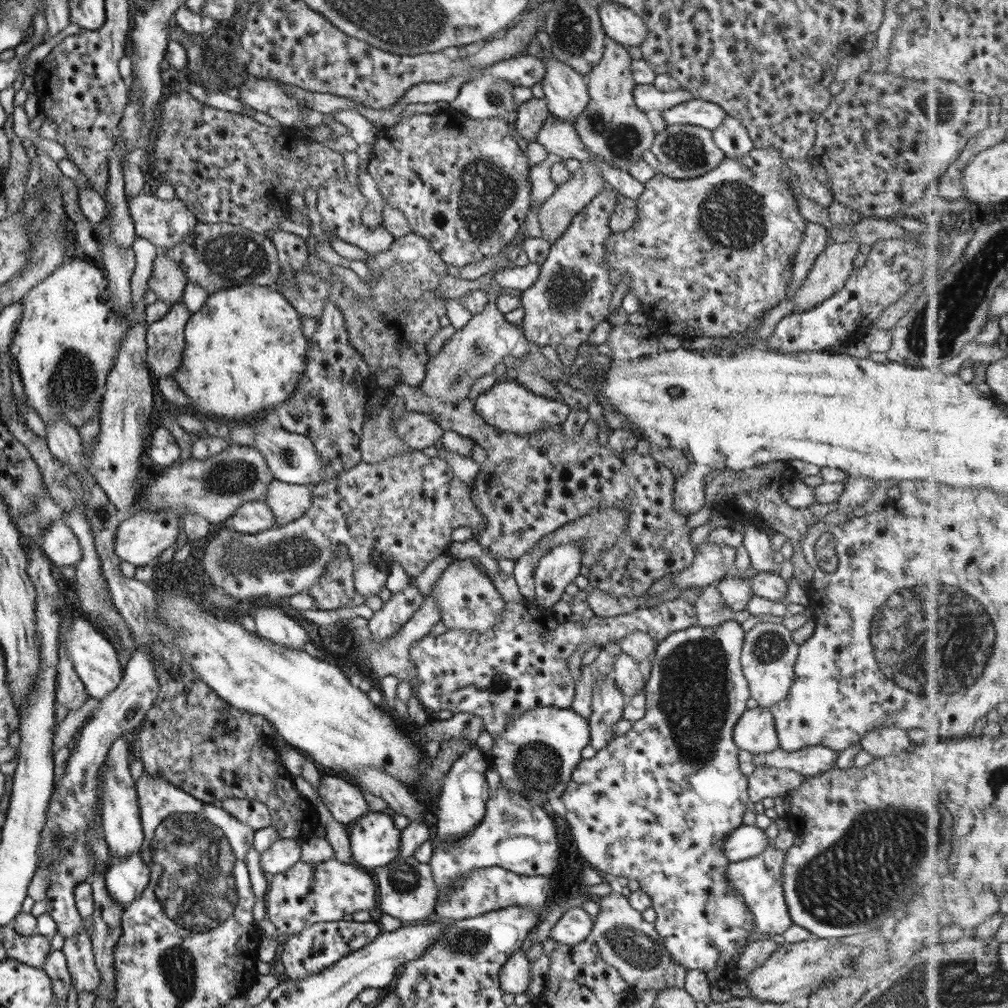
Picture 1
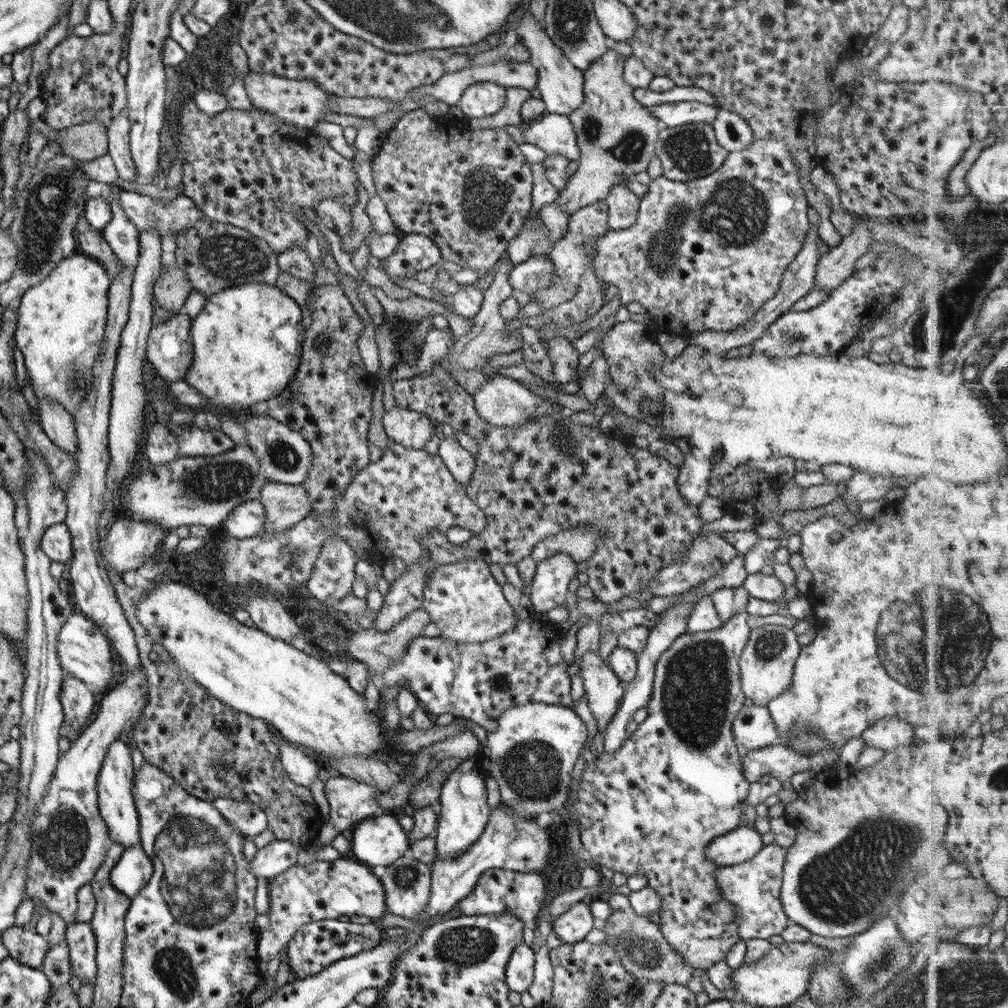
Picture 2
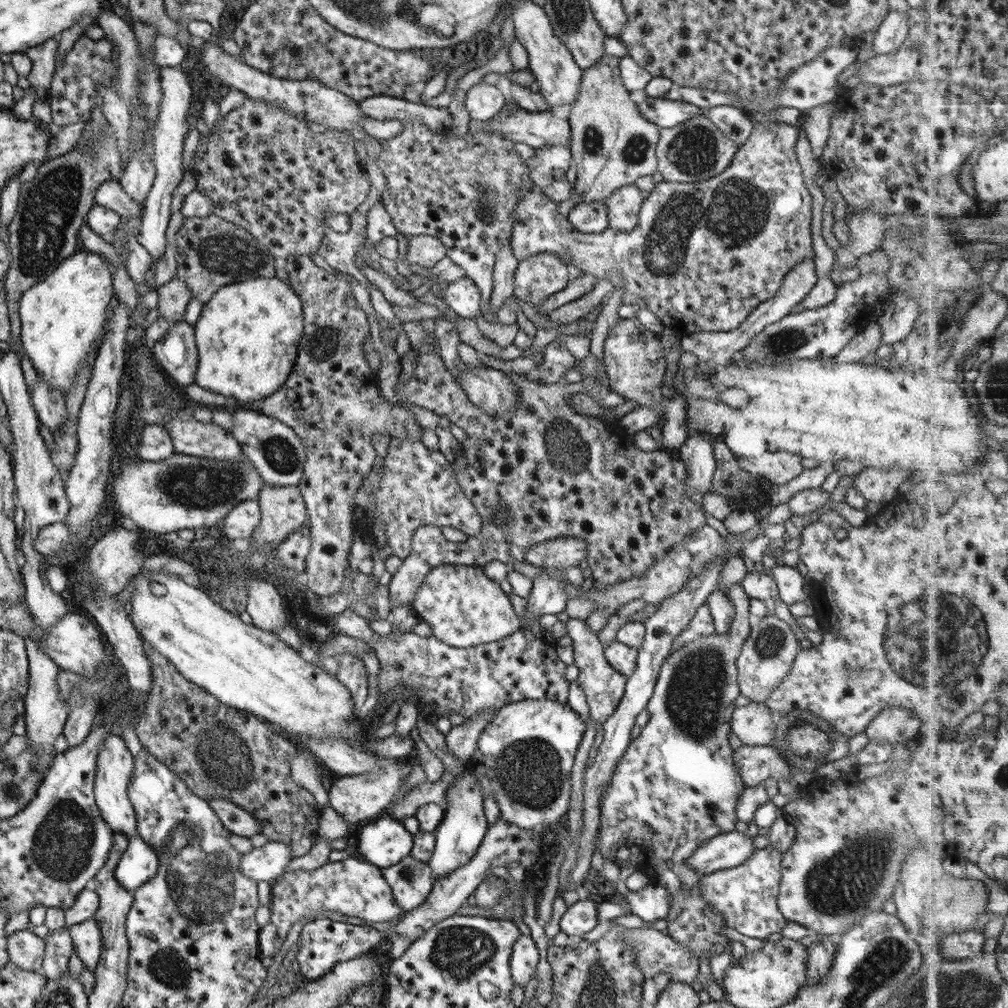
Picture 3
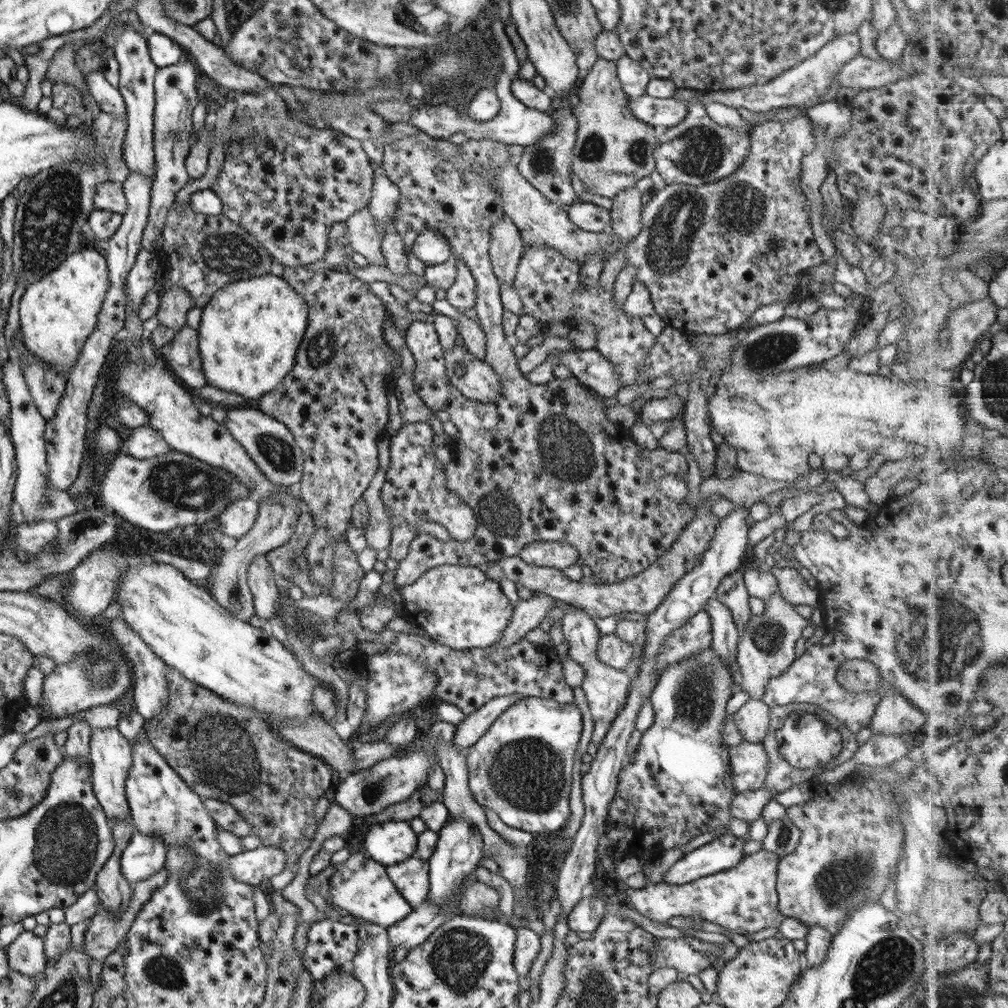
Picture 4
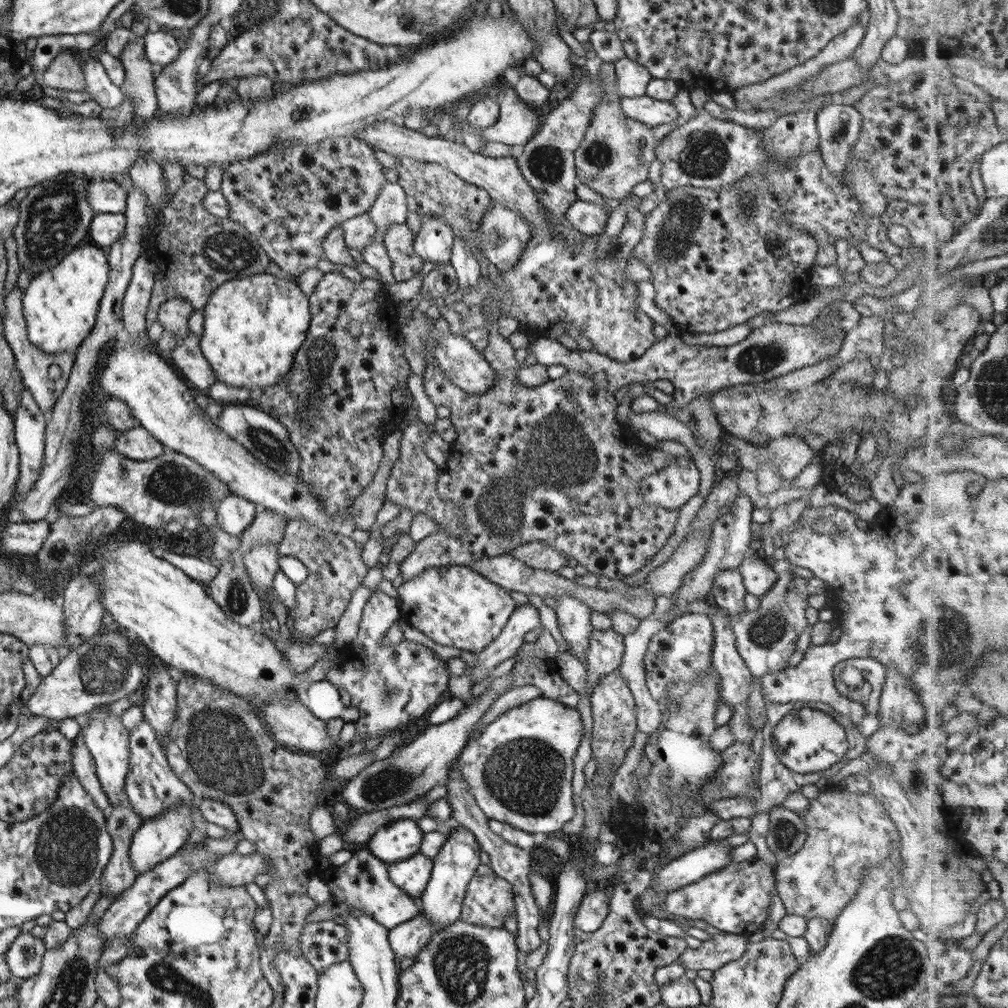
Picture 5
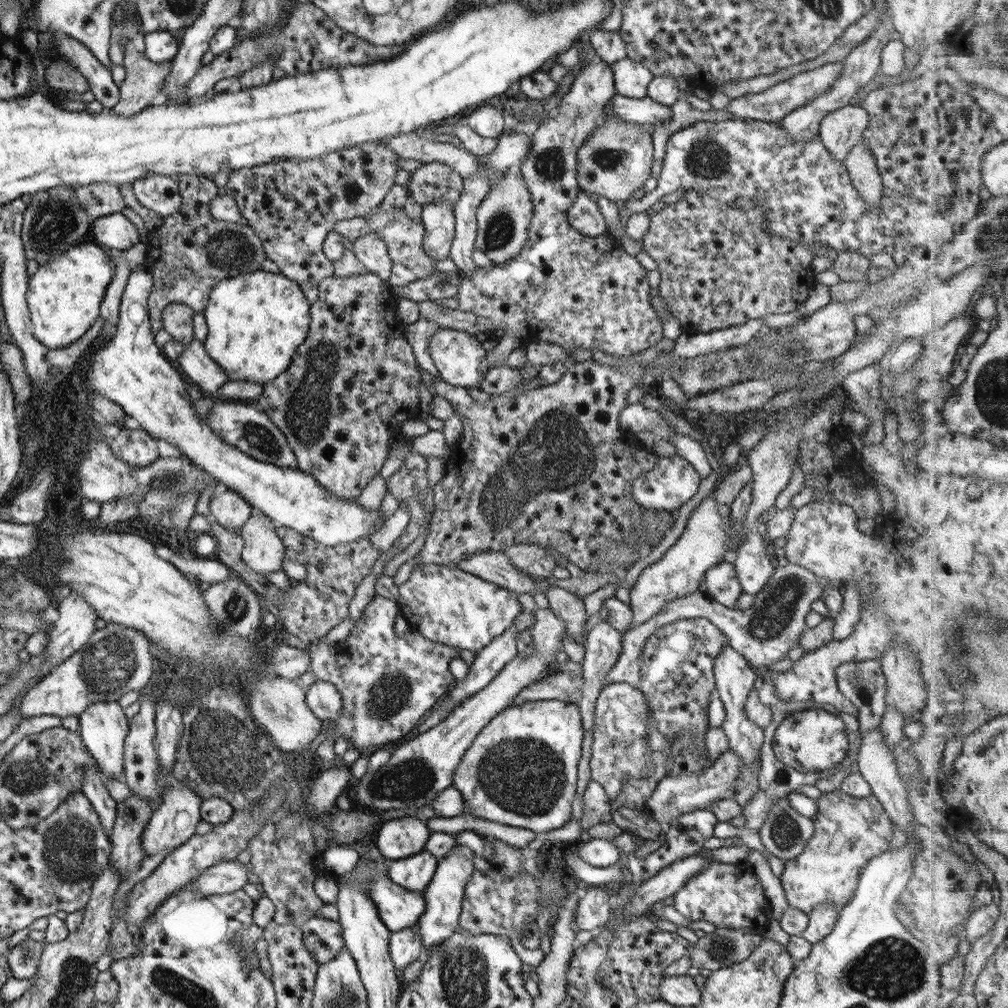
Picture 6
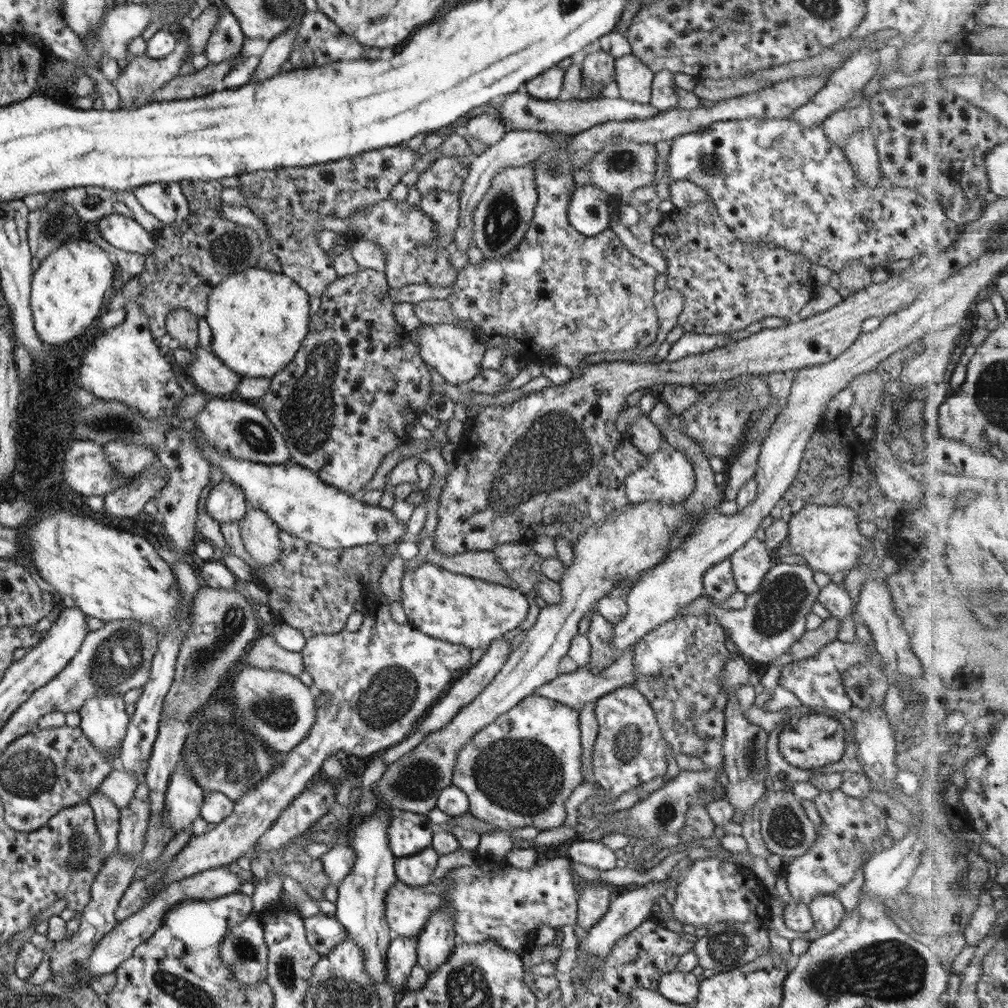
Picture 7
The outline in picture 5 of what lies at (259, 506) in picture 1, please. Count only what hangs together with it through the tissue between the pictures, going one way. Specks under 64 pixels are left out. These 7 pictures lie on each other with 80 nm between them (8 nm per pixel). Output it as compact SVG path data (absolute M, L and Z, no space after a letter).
M230 493L215 506L215 522L221 531L239 536L251 524L257 509L249 500Z

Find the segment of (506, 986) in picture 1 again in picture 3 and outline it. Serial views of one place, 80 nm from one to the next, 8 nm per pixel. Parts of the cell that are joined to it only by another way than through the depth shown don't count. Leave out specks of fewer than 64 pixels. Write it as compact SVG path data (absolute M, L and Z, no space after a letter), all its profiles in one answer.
M520 935L512 946L509 958L509 973L513 984L525 986L536 970L539 953L531 936Z

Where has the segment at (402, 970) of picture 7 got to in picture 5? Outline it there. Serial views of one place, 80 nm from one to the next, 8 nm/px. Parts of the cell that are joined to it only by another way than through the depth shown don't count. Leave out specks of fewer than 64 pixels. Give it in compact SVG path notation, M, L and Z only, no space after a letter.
M423 912L388 930L389 948L397 962L401 957L415 957L417 952L425 948L431 937L431 925Z

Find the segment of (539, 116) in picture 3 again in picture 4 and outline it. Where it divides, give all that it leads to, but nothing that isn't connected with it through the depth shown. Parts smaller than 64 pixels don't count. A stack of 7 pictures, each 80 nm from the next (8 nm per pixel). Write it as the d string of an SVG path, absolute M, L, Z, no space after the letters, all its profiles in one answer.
M496 6L491 7L491 16L494 16L491 25L491 34L494 41L499 48L498 57L504 62L504 69L498 76L498 81L494 85L494 91L499 99L499 111L494 118L487 120L487 122L471 122L471 138L491 139L503 144L519 144L519 146L527 146L529 144L535 144L538 140L541 140L546 134L554 132L555 122L550 116L547 116L543 111L535 111L529 109L521 104L510 93L510 82L515 79L515 74L519 69L517 64L515 53L513 53L513 47L507 39L503 25L499 20L498 8Z

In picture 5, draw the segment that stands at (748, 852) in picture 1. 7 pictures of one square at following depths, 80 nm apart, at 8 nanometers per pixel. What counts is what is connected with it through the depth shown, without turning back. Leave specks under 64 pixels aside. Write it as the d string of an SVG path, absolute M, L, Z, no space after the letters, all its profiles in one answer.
M719 839L683 853L661 867L655 883L649 889L671 892L703 878L709 872L723 868L731 862L729 847L725 839Z

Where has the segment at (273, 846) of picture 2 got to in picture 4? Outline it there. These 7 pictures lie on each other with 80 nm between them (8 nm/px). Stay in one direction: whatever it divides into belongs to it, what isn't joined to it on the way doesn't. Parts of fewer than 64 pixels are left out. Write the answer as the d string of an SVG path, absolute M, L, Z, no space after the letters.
M260 846L253 850L230 855L229 878L250 885L266 882L279 874L284 867L284 852L272 846Z

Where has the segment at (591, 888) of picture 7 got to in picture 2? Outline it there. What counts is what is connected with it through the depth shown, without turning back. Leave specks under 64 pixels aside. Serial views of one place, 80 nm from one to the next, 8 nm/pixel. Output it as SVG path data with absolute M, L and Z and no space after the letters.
M579 901L552 922L552 931L561 943L566 943L570 947L584 940L592 929L592 919L588 903Z

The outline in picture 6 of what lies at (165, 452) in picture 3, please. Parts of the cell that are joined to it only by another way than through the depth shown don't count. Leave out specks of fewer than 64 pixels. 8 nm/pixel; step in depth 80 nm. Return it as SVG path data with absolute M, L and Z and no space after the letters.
M121 429L108 443L108 448L115 458L133 468L143 468L158 458L156 439L143 429Z

